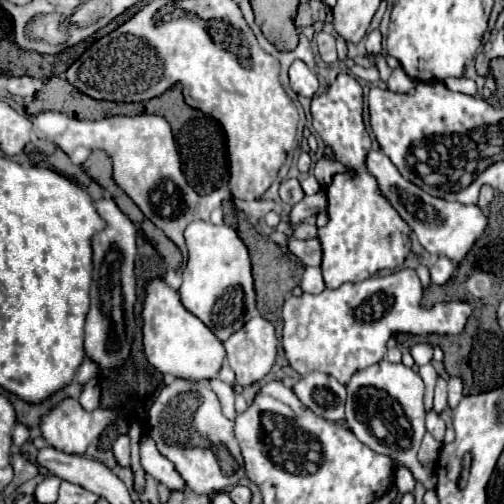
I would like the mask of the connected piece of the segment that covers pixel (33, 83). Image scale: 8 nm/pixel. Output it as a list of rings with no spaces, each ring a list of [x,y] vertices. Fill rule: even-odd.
[[[31,76],[11,78],[9,84],[7,84],[7,90],[13,96],[23,96],[23,98],[33,98],[41,88],[43,88],[43,80],[35,80]]]

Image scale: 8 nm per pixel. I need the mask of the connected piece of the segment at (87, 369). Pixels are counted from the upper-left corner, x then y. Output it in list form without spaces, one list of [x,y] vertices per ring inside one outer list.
[[[85,356],[85,360],[81,362],[81,366],[77,368],[75,380],[77,380],[79,384],[85,384],[85,382],[89,382],[91,378],[95,378],[97,374],[99,374],[99,364],[97,364],[95,360],[91,360],[91,358]]]

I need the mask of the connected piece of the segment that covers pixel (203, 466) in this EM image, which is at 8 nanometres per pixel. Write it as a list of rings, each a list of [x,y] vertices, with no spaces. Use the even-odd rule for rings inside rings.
[[[175,378],[171,384],[167,384],[149,410],[149,436],[155,440],[159,452],[175,464],[185,484],[197,494],[215,494],[219,490],[227,490],[229,486],[239,484],[239,480],[245,476],[241,450],[233,434],[233,422],[223,416],[219,398],[211,390],[207,380],[197,382],[197,380]]]

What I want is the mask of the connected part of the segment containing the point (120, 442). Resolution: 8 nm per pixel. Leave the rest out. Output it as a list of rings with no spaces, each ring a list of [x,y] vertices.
[[[127,434],[117,438],[117,442],[113,444],[113,452],[115,452],[115,458],[121,466],[129,464],[129,436]]]

